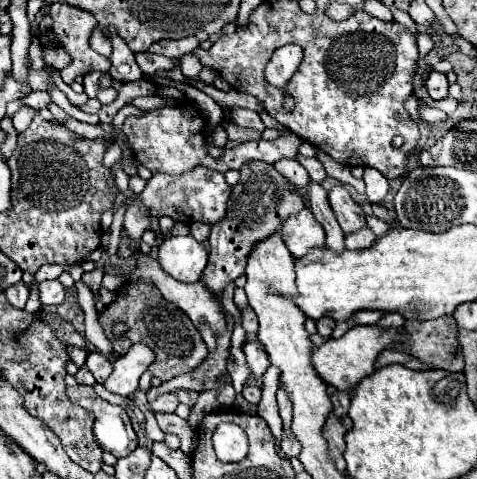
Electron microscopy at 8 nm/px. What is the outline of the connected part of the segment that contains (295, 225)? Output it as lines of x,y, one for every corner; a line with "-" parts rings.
302,209
300,213
284,219
280,233
294,257
302,257
304,253
308,253
308,249
324,245
326,239
322,225
308,209

